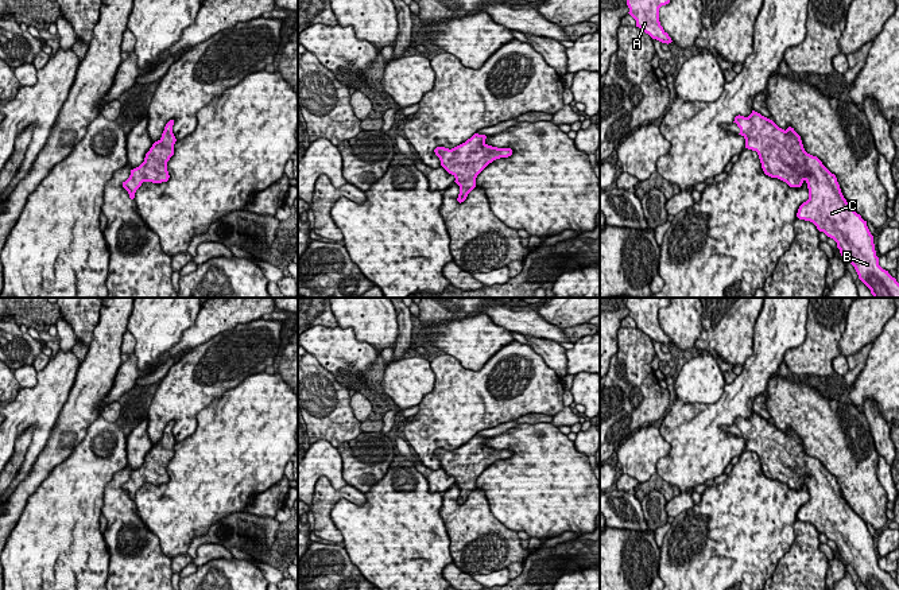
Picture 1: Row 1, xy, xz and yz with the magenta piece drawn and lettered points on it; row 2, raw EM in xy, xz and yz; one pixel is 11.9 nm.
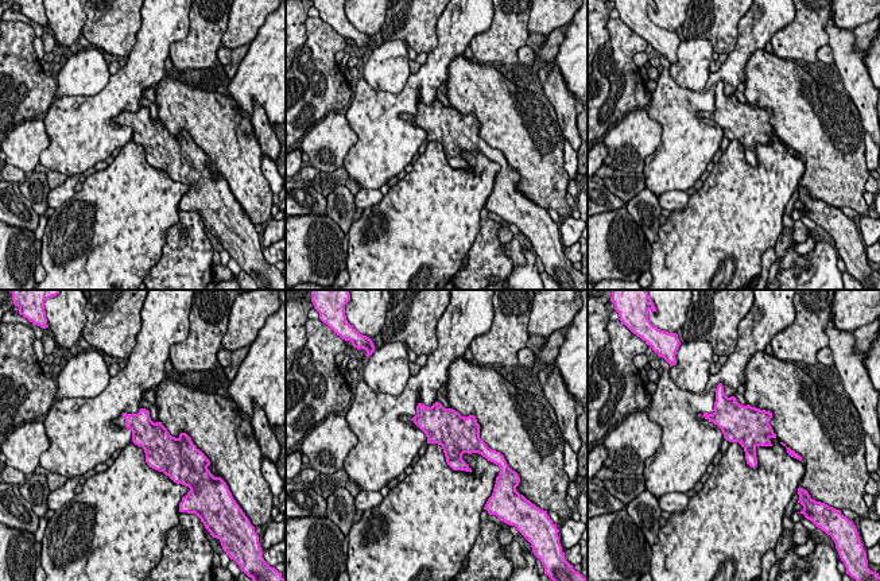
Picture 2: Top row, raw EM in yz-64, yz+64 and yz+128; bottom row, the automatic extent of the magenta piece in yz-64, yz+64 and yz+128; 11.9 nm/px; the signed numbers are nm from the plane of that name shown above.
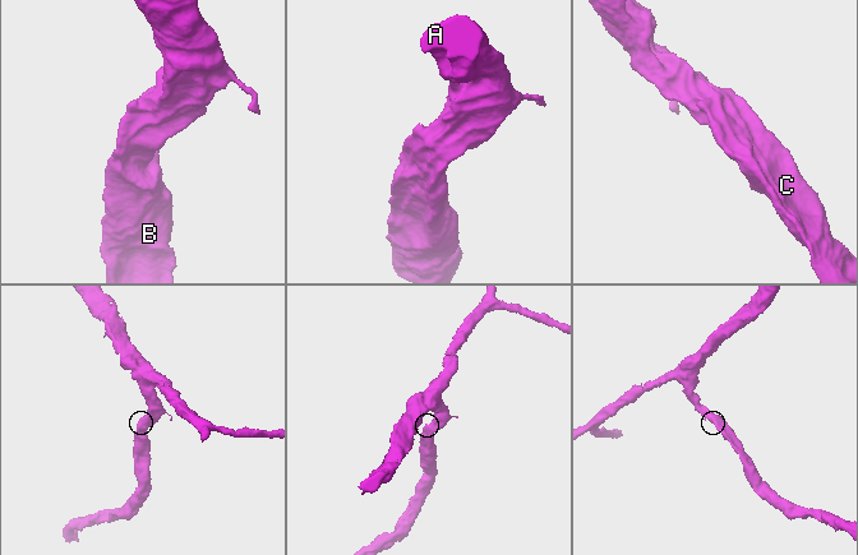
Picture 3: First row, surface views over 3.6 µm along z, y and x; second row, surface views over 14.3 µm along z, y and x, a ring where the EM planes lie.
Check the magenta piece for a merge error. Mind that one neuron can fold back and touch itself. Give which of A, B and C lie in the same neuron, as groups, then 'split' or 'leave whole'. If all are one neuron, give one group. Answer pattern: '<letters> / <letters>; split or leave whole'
A B C; leave whole

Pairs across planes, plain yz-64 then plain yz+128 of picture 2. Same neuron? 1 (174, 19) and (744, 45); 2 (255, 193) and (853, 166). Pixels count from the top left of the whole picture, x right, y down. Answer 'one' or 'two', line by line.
1: one
2: one

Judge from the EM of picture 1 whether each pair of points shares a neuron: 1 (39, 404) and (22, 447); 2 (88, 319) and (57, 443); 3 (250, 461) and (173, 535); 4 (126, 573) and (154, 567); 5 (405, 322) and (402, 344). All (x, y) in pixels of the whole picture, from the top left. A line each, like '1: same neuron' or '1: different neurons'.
1: different neurons
2: different neurons
3: same neuron
4: same neuron
5: same neuron

